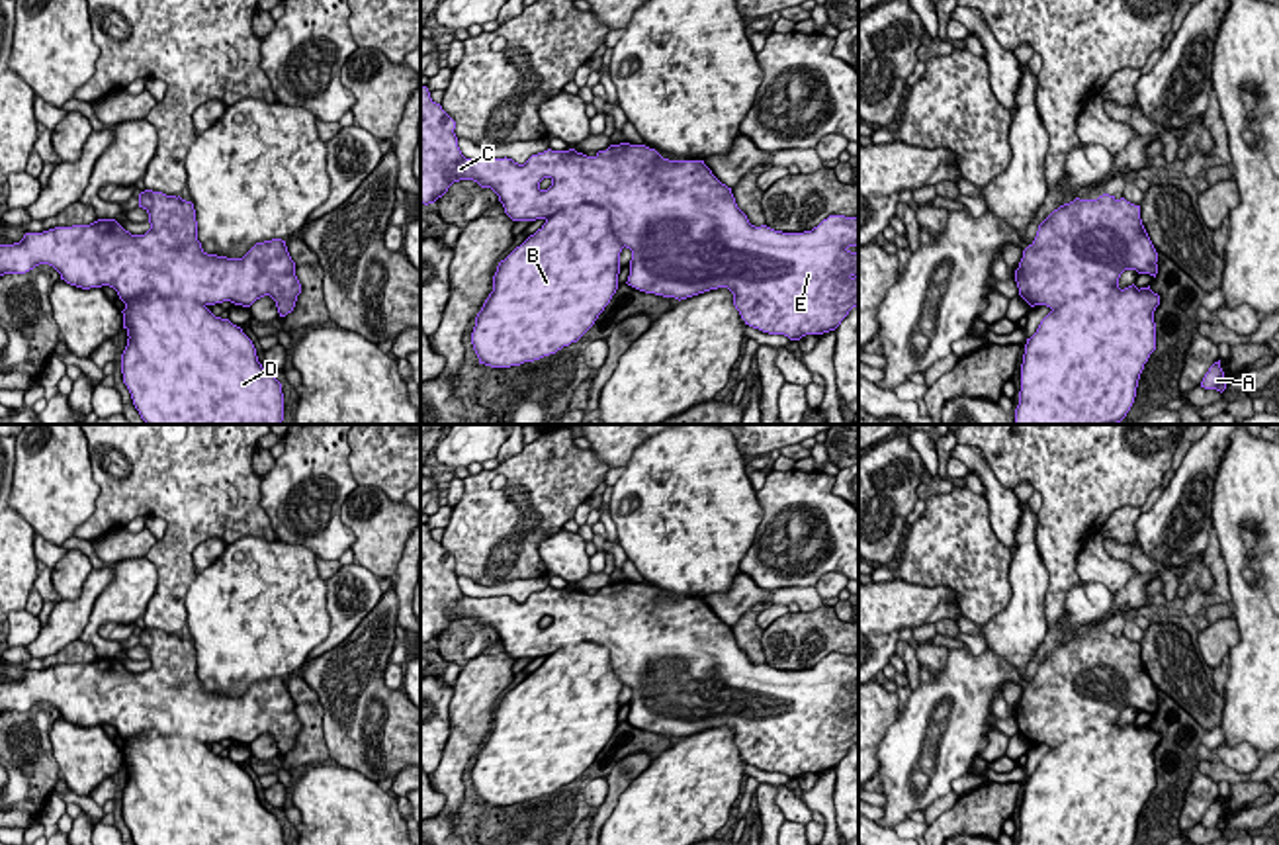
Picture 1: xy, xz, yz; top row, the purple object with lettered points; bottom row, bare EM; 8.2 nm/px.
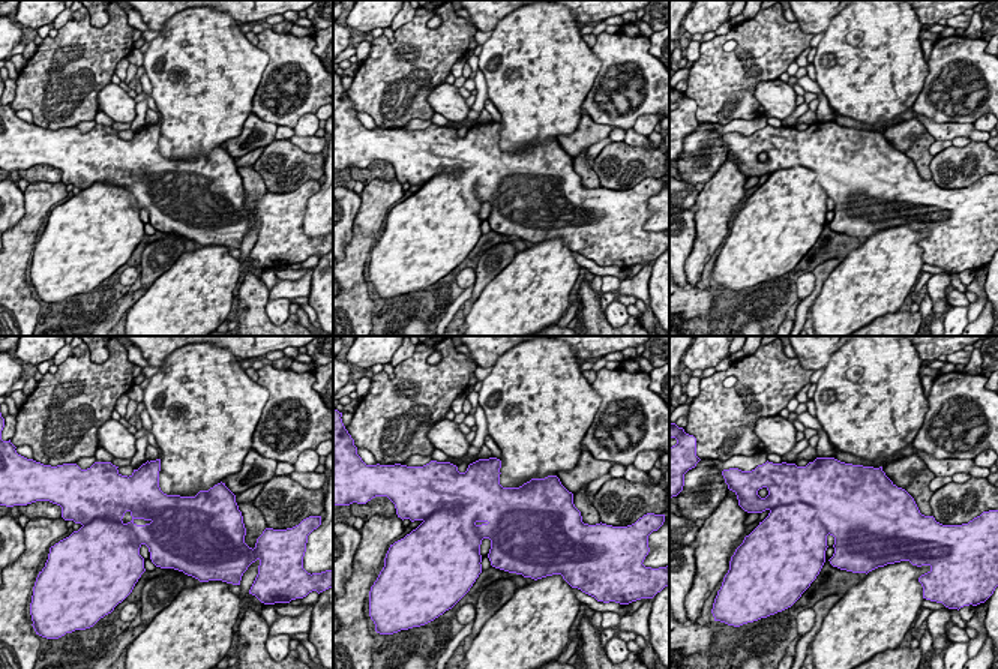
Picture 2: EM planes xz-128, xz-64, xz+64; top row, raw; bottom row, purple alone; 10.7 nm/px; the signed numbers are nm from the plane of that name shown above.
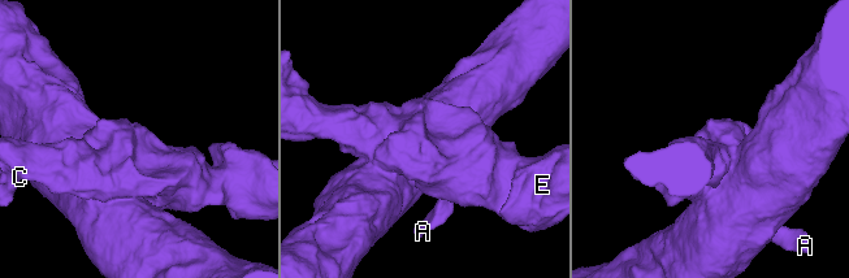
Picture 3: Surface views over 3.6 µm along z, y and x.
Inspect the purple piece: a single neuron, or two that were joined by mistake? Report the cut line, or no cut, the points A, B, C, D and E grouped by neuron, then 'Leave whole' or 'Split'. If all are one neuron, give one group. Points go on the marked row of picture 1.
Split along xz (630, 210), (618, 204), (570, 204), (546, 220). Groups: A C E / B D. Split

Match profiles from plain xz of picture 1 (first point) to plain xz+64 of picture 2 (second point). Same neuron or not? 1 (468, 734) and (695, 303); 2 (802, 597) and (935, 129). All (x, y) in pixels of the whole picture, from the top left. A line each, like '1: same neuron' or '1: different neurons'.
1: different neurons
2: same neuron

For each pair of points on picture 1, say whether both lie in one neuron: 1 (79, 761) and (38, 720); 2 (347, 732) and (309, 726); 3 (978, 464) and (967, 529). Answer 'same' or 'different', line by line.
1: different
2: different
3: different

